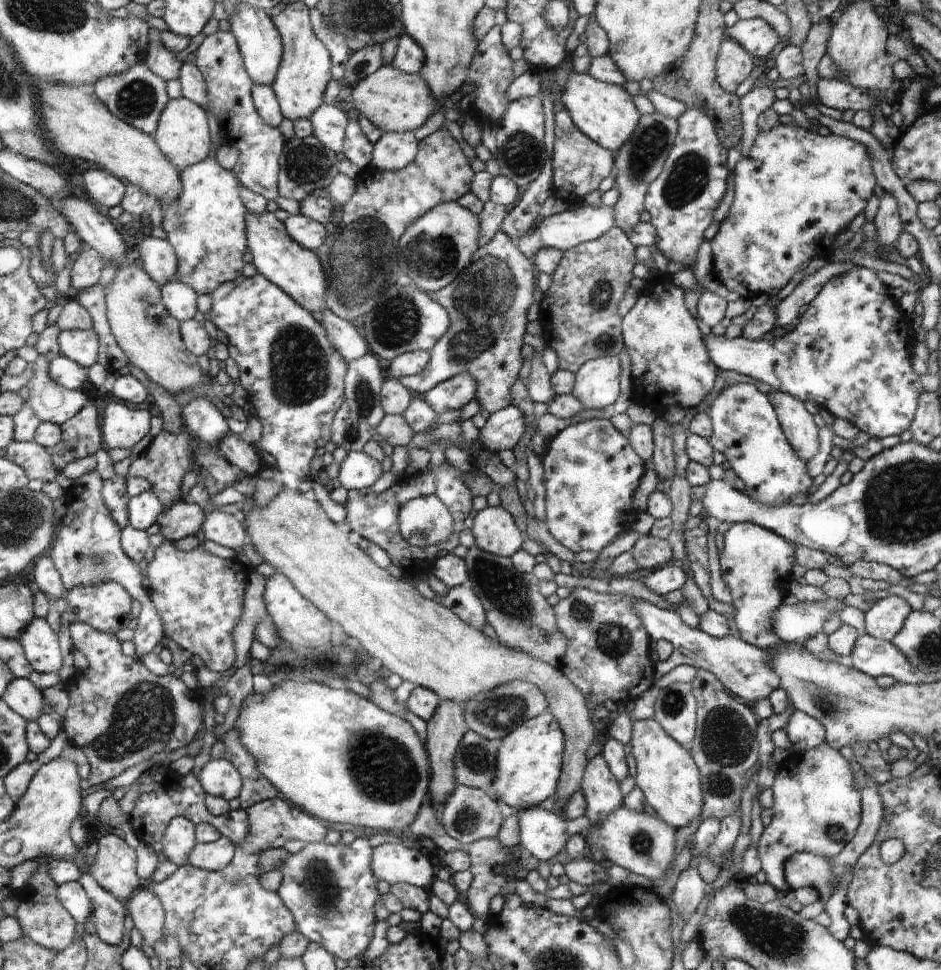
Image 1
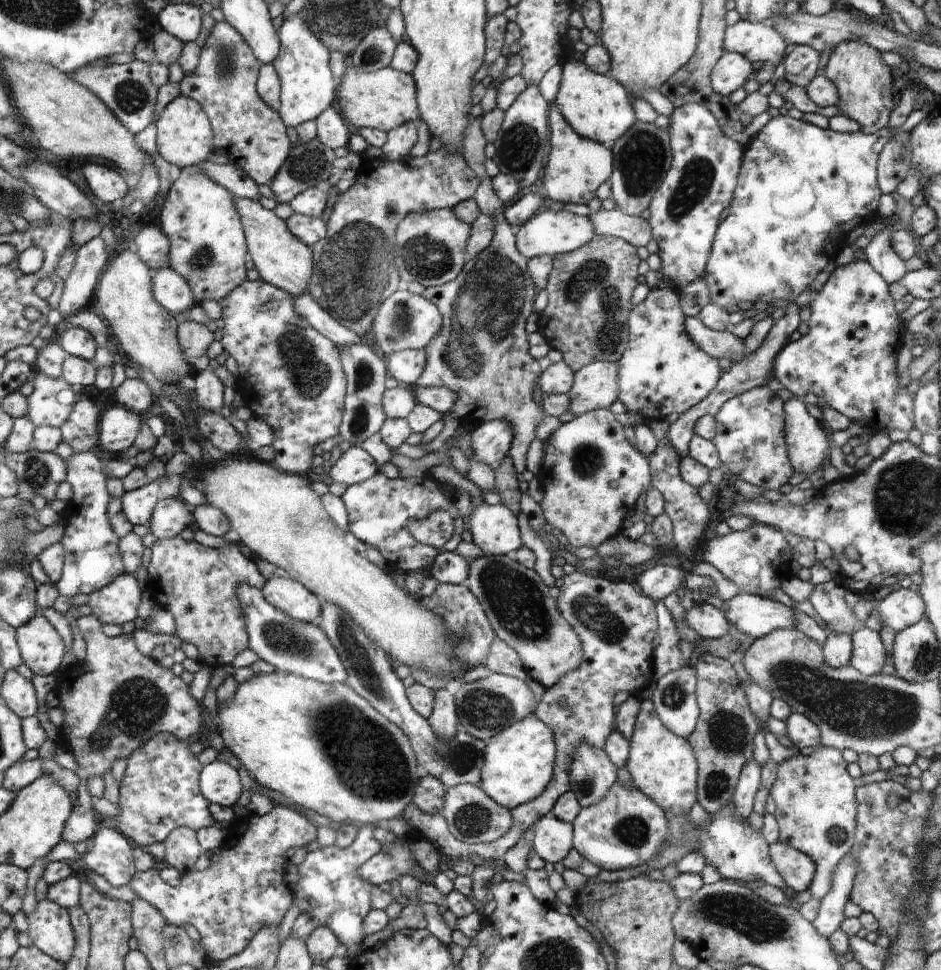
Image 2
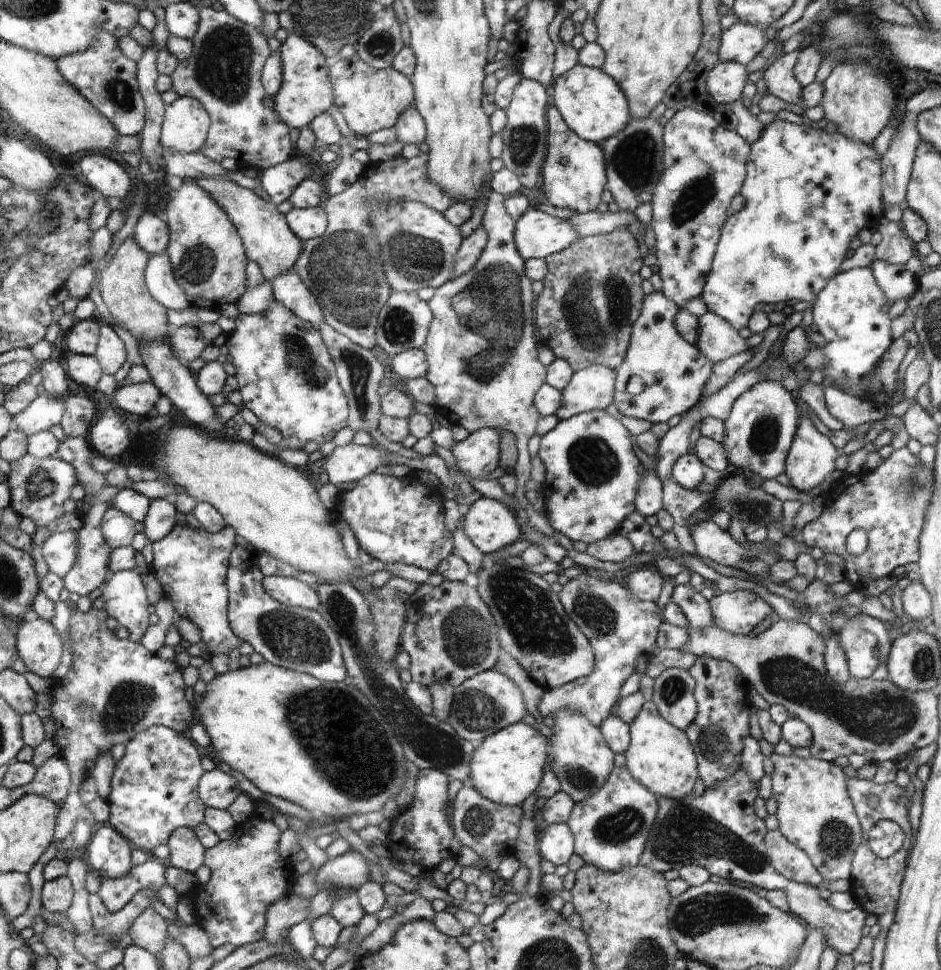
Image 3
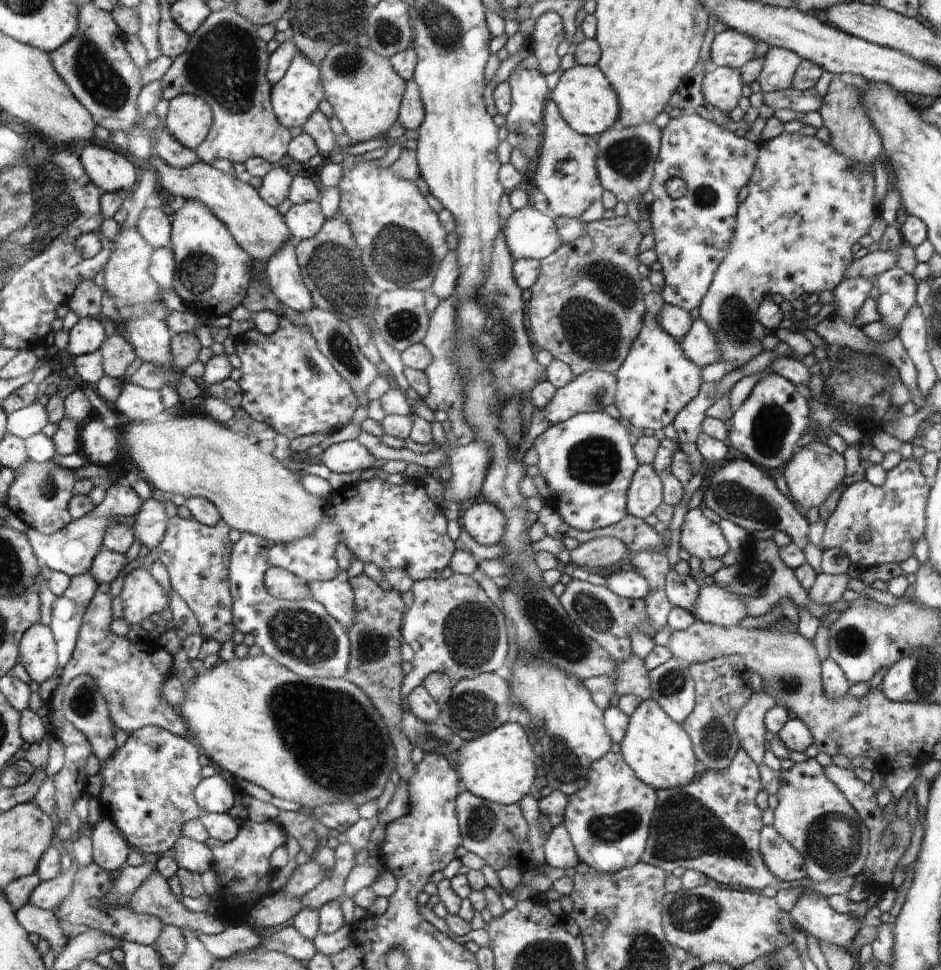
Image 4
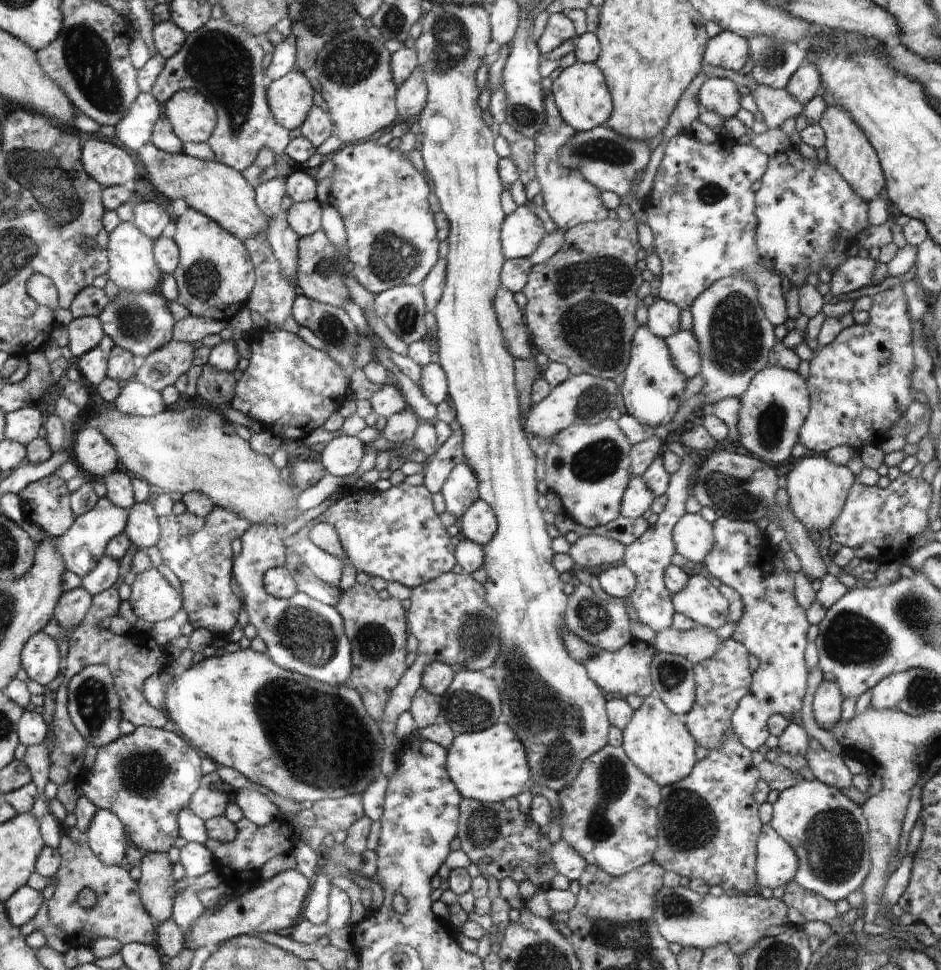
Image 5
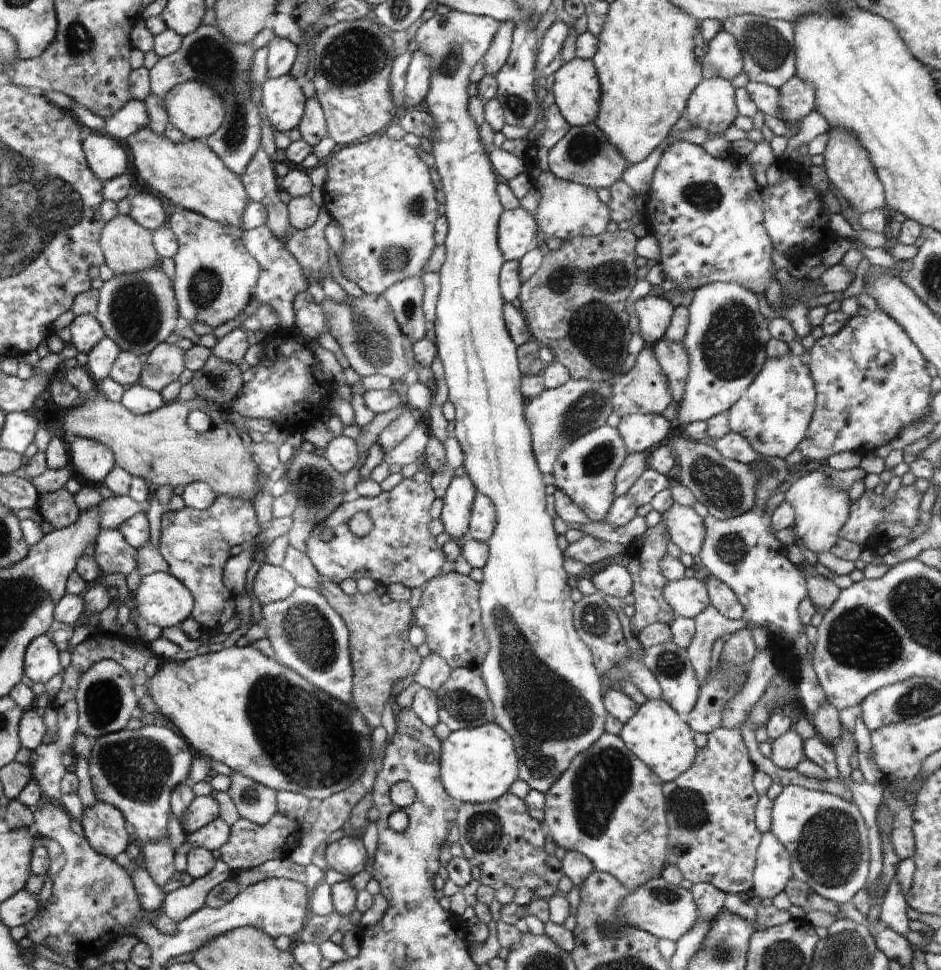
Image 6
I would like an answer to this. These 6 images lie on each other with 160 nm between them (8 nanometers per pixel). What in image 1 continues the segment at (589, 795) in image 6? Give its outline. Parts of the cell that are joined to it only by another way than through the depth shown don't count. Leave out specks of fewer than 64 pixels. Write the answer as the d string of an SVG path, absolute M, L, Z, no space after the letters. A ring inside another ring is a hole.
M622 805L616 812L600 820L600 824L590 824L586 834L587 849L598 848L602 850L606 864L618 866L648 878L654 882L666 874L666 868L674 856L674 830L664 820L651 810L632 812Z

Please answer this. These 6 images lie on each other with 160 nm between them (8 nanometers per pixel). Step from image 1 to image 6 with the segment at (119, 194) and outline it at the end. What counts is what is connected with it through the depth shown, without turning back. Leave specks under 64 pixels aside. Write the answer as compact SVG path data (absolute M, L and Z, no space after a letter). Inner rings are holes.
M103 132L87 134L84 141L88 164L104 184L125 174L128 165L126 147L118 139L110 138Z

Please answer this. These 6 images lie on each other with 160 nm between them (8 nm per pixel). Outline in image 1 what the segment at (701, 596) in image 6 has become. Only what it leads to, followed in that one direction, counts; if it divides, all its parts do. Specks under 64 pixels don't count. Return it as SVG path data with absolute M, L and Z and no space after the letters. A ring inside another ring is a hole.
M826 598L822 602L799 601L791 606L782 604L772 616L772 630L781 642L803 647L804 642L824 630L825 621L837 612L842 601L839 598Z

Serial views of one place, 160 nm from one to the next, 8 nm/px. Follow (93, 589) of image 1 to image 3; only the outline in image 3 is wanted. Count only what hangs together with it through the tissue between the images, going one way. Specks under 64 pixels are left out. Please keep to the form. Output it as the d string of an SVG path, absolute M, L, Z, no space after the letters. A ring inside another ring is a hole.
M133 571L112 573L103 594L109 616L117 618L128 629L128 638L140 643L149 630L150 616L148 594L140 576Z

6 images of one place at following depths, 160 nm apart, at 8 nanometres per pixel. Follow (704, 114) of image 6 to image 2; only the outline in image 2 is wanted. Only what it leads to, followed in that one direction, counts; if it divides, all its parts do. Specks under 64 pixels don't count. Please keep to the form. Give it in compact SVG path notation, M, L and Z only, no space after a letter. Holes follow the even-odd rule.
M724 52L715 65L711 85L721 96L730 96L734 90L742 88L752 72L752 64L747 57L738 52Z

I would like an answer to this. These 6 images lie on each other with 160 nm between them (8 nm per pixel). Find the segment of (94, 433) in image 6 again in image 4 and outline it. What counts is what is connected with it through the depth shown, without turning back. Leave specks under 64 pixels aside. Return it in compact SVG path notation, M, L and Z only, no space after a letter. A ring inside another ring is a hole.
M183 412L181 415L169 415L161 417L152 422L137 423L136 421L130 421L126 426L119 430L122 438L123 450L126 451L130 460L139 467L140 474L143 475L145 480L150 484L154 484L156 489L162 492L170 492L170 494L182 494L182 496L188 497L204 497L208 499L218 509L219 515L223 521L226 521L232 528L236 528L241 533L249 532L258 536L263 536L267 541L272 541L274 544L291 543L294 539L301 539L302 537L313 535L315 530L321 523L320 520L325 518L324 507L325 499L312 496L308 494L300 480L280 462L279 459L274 458L272 454L264 454L258 444L250 442L250 437L246 438L246 435L236 432L232 432L227 424L220 425L210 415L194 412Z

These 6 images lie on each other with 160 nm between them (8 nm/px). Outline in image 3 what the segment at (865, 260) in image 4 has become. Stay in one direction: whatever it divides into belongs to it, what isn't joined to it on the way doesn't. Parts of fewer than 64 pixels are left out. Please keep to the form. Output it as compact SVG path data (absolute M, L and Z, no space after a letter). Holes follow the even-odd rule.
M884 217L875 230L882 235L882 241L875 247L875 254L869 262L876 260L891 265L905 265L910 257L916 255L913 240L906 236L899 223Z

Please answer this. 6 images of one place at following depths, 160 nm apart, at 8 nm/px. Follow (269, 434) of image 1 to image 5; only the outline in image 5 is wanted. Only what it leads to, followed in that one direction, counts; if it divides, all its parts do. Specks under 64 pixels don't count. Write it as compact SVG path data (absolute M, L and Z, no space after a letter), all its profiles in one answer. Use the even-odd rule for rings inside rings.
M277 328L265 329L264 334L260 334L260 340L247 340L250 345L250 366L236 384L234 399L229 404L232 409L261 423L272 435L290 442L293 438L307 437L314 430L314 424L322 426L344 404L348 396L348 380L342 368L330 359L326 351L316 350L298 335Z

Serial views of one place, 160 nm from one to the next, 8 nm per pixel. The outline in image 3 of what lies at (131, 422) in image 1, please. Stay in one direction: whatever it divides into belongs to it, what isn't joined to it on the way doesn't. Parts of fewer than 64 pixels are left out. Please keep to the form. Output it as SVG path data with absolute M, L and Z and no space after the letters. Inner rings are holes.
M101 416L92 427L89 440L98 454L118 460L128 446L128 432L124 428L124 420L120 416Z

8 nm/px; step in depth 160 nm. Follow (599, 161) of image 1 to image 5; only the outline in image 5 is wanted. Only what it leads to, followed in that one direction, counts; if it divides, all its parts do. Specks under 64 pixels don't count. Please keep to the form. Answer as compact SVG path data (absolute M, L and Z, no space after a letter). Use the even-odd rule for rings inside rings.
M549 95L547 98L547 123L543 131L534 138L536 142L534 168L536 180L542 187L543 208L556 223L556 226L564 231L568 231L578 224L608 220L609 216L612 216L612 210L608 210L606 204L602 202L602 192L604 190L599 190L595 185L592 185L590 181L582 176L582 172L572 170L572 168L562 164L560 152L572 140L572 136L576 136L576 130L563 120L554 98Z

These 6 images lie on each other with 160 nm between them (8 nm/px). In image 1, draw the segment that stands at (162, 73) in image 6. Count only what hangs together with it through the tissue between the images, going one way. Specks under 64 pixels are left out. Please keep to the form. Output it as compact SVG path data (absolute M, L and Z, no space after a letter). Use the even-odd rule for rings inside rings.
M217 31L210 35L206 35L204 42L200 44L198 50L195 51L196 67L200 70L204 81L206 82L206 98L208 98L208 106L212 110L212 114L218 118L218 126L222 130L223 143L235 146L240 151L240 158L233 169L233 173L239 178L244 188L252 190L254 194L260 194L266 201L274 200L277 194L277 184L279 176L279 159L282 154L282 148L286 139L279 132L279 128L272 128L270 124L262 122L251 98L252 80L244 70L242 64L242 56L236 43L235 36L231 31Z

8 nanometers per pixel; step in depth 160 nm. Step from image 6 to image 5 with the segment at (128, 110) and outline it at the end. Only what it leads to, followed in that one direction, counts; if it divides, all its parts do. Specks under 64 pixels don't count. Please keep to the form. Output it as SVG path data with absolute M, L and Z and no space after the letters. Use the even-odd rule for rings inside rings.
M151 93L139 94L127 115L116 126L117 138L126 149L138 151L151 141L152 128L161 116L161 111Z

